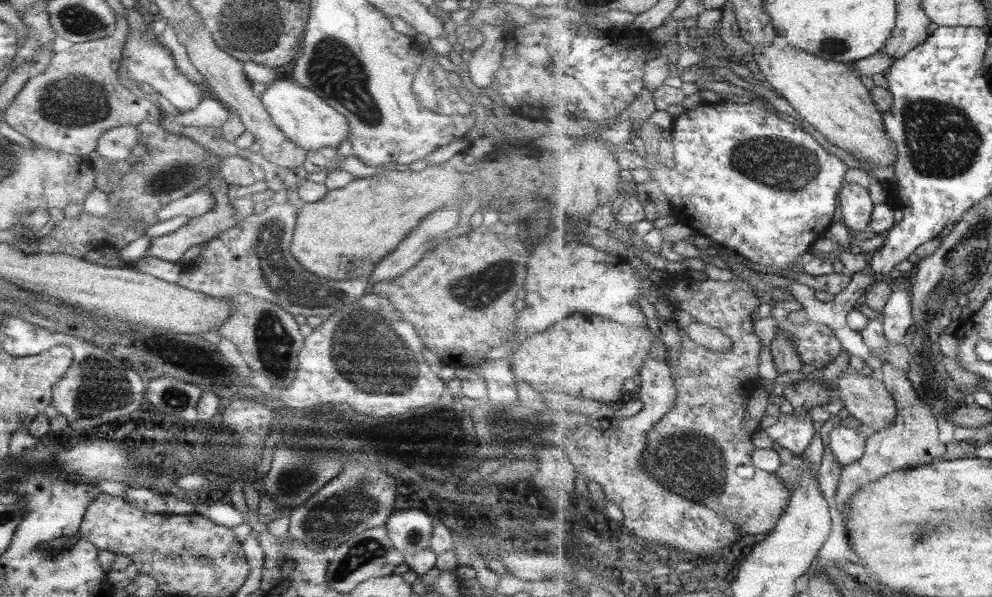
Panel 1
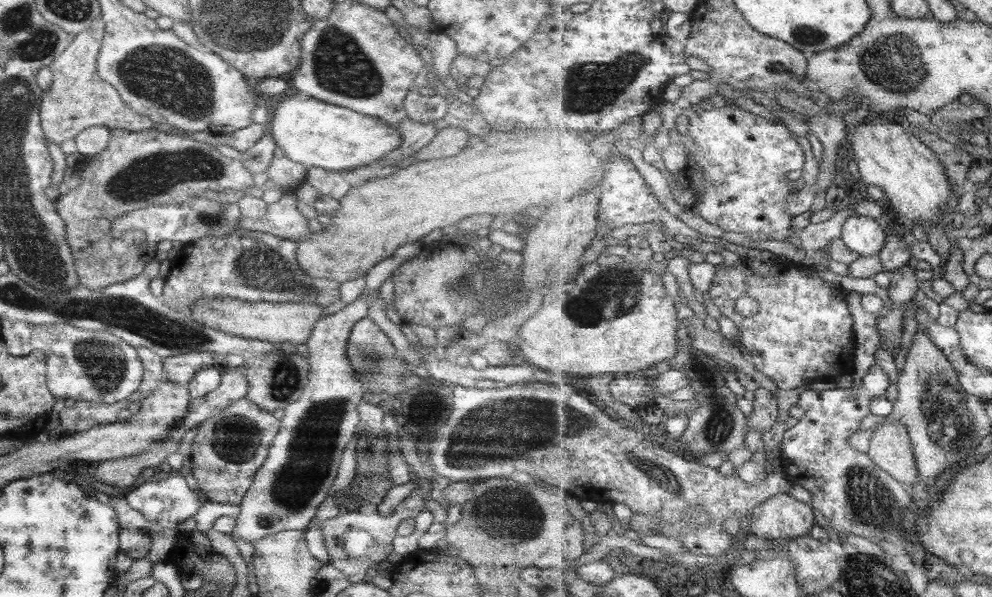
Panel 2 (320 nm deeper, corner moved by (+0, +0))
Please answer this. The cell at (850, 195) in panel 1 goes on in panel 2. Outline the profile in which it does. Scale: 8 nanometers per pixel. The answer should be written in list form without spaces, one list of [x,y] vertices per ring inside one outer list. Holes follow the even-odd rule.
[[[861,214],[849,216],[842,229],[842,240],[861,257],[879,256],[888,235],[882,221]]]

